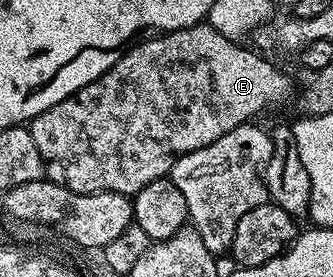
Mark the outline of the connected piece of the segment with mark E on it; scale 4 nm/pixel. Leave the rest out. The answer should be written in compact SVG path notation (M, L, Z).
M202 21L197 23L194 27L184 27L178 31L169 31L165 35L157 35L153 39L142 39L139 43L134 43L132 47L126 50L123 57L119 57L119 61L115 61L115 65L111 65L111 69L107 69L107 73L103 73L95 81L91 81L87 85L83 85L83 89L79 89L75 93L71 93L71 97L67 97L63 101L59 101L55 105L51 105L51 109L43 109L43 113L39 113L34 119L29 120L27 126L31 133L31 141L35 141L35 149L39 149L39 157L43 157L45 162L44 178L51 180L53 183L63 185L67 189L71 189L75 193L103 193L104 191L110 191L111 193L119 193L120 195L134 196L139 193L139 189L143 189L143 185L151 185L151 181L156 179L163 179L168 176L168 173L172 167L177 164L179 159L182 159L187 153L195 153L195 149L203 149L207 145L211 145L211 141L219 141L219 137L223 137L223 133L231 133L231 129L235 129L239 125L250 122L260 111L265 111L268 107L281 107L284 103L294 102L295 99L295 79L288 75L285 71L280 71L275 64L269 59L264 59L261 55L256 55L253 51L248 51L245 47L240 47L240 42L223 37L223 33L219 33L219 29L209 26L208 22Z

